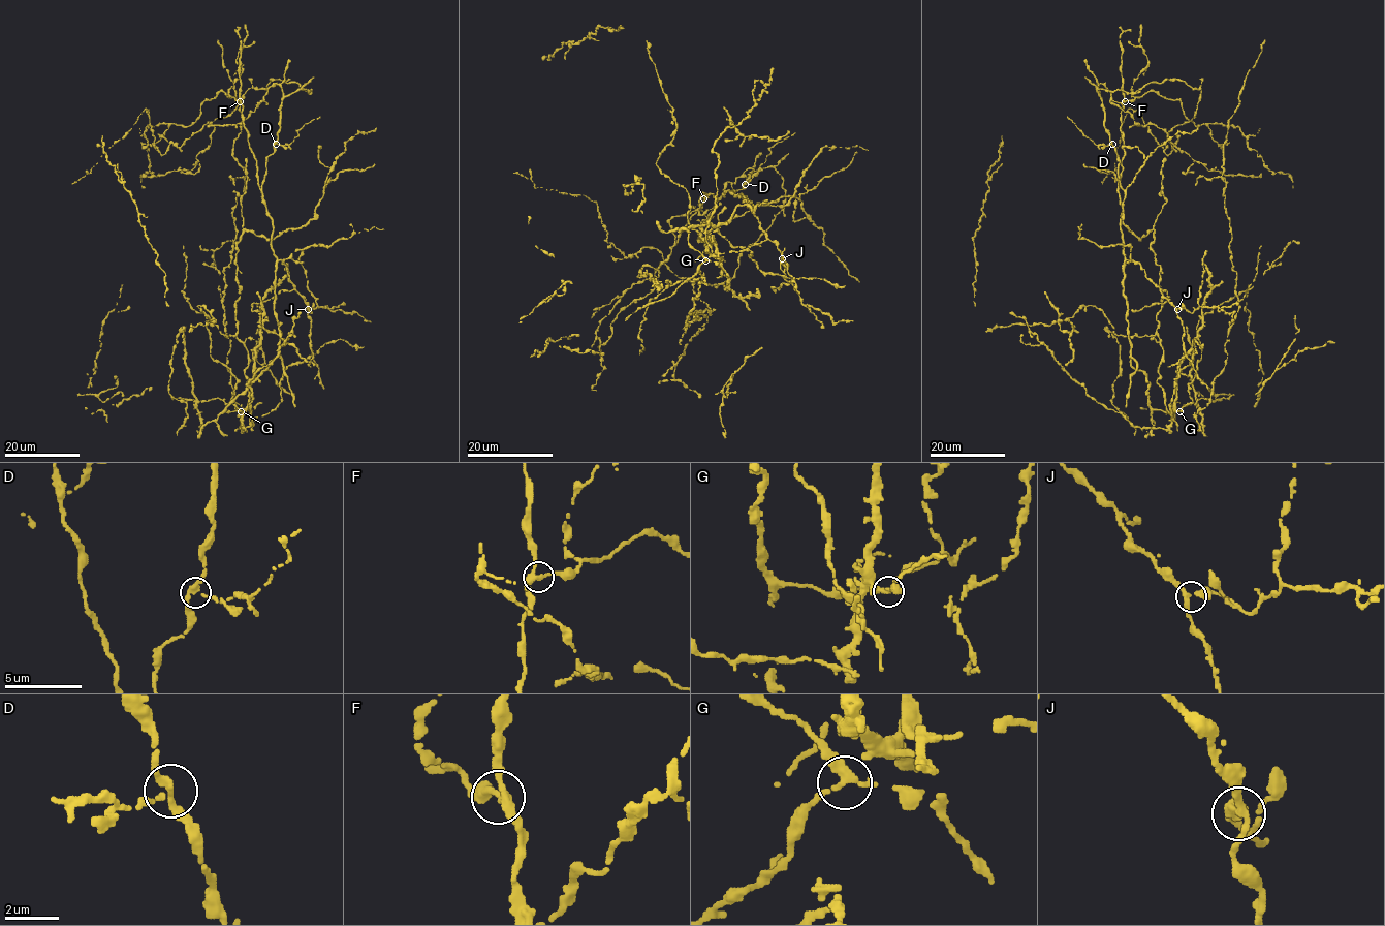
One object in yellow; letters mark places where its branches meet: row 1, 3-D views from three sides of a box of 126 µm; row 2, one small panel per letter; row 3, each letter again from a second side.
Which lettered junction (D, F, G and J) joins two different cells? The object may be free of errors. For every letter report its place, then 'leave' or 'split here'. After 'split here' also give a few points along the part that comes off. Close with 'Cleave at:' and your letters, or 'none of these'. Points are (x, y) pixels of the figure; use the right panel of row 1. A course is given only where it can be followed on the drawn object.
D: at (1112, 144); split here; foreign part runs (1111, 144), (1096, 145), (1067, 116)
F: at (1125, 101); leave
G: at (1179, 411); leave
J: at (1177, 309); leave
Cleave at: D

